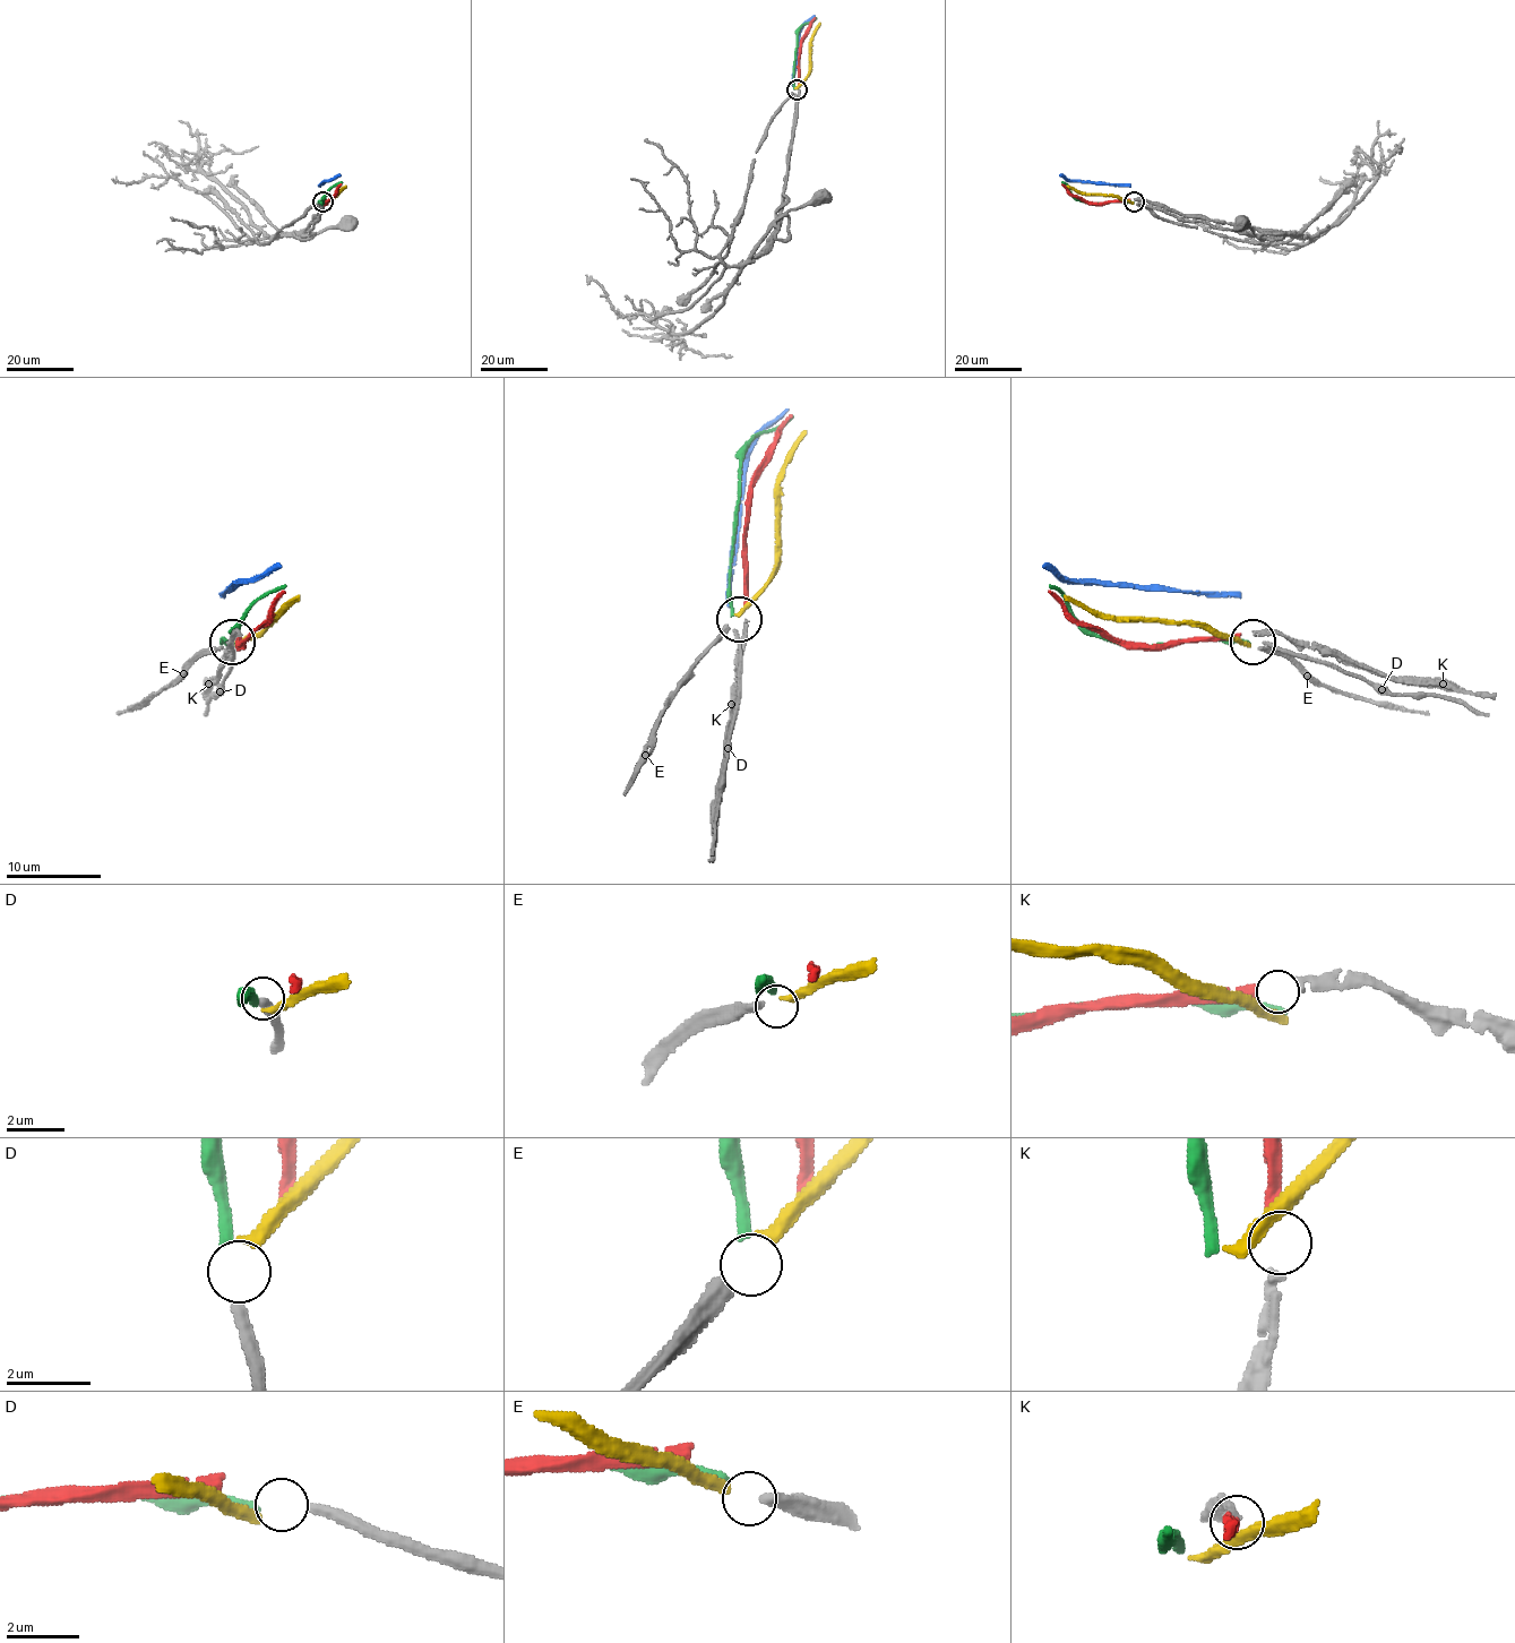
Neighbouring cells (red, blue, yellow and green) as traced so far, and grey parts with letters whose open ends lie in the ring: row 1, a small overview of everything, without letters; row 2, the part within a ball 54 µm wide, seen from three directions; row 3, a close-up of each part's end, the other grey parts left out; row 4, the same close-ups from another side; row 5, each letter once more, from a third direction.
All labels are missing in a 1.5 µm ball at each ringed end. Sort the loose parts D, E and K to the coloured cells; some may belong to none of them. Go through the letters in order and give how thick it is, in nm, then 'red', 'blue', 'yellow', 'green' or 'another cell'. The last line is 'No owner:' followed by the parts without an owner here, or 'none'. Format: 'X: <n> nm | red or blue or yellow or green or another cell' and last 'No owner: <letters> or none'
D: 320 nm | green
E: 380 nm | yellow
K: 280 nm | red
No owner: none

